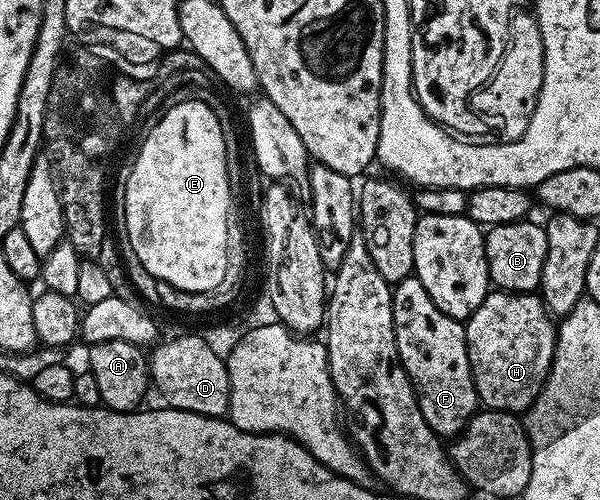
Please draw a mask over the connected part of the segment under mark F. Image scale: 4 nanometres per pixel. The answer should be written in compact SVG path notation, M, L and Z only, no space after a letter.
M413 275L393 286L391 306L397 351L415 389L421 415L440 438L454 439L481 405L475 380L471 377L464 322L442 313L433 299L429 299L429 291L421 287L421 279Z

